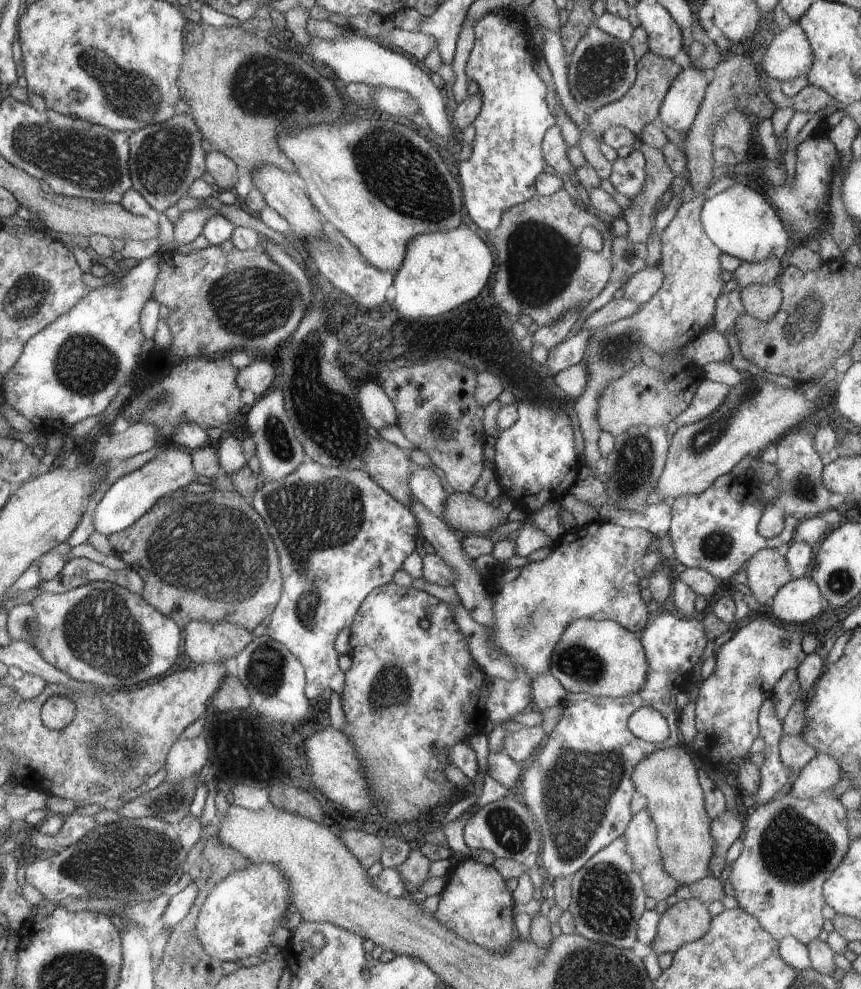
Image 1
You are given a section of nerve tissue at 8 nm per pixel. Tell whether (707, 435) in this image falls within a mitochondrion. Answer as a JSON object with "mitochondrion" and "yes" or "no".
{"mitochondrion":"yes"}

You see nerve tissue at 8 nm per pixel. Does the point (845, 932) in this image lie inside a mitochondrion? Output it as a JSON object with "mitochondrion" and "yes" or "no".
{"mitochondrion":"no"}

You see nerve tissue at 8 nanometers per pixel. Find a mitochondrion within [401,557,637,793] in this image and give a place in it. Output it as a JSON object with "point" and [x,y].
{"point":[577,661]}

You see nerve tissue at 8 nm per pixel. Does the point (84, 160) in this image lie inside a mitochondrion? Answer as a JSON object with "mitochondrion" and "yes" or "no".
{"mitochondrion":"yes"}

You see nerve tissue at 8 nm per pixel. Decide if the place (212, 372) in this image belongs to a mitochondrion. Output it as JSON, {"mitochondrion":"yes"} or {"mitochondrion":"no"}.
{"mitochondrion":"no"}

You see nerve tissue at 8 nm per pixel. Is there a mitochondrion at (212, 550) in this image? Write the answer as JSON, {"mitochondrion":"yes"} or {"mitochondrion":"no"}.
{"mitochondrion":"yes"}

